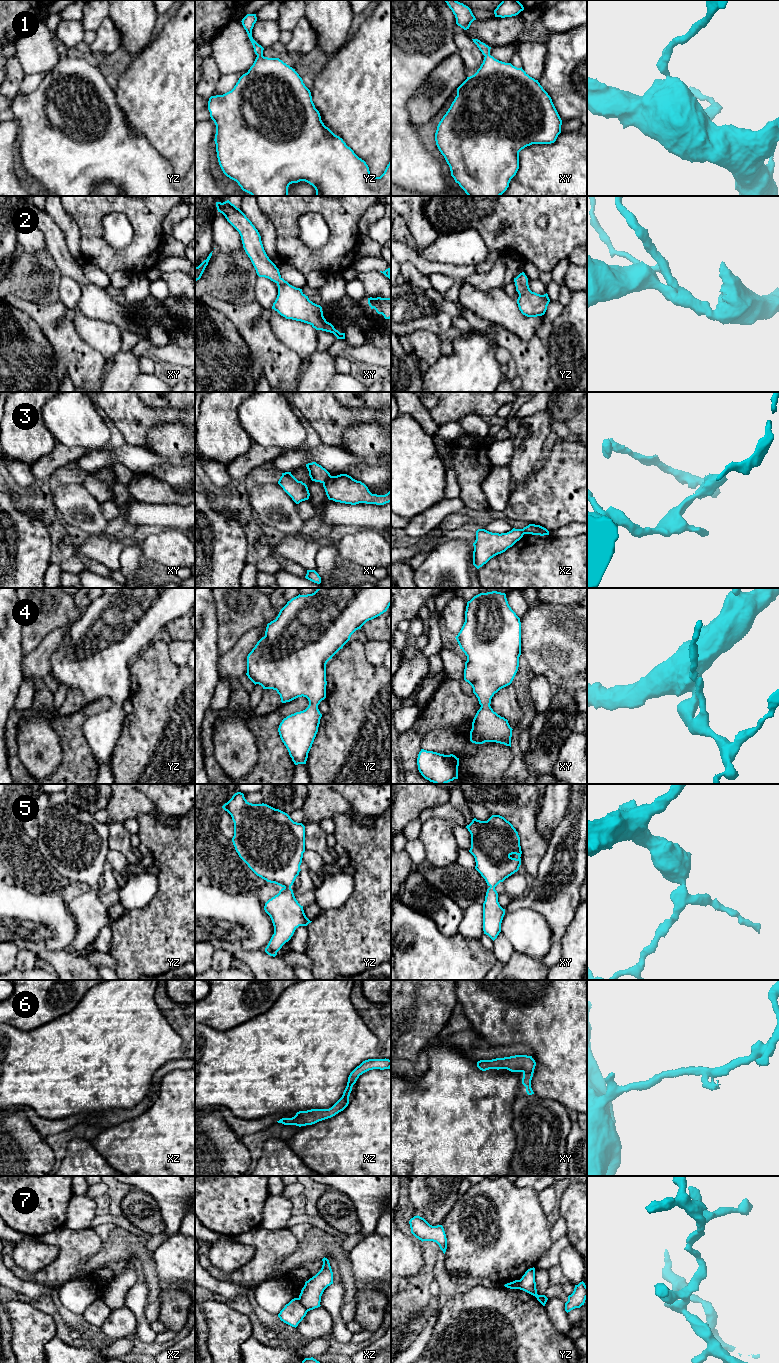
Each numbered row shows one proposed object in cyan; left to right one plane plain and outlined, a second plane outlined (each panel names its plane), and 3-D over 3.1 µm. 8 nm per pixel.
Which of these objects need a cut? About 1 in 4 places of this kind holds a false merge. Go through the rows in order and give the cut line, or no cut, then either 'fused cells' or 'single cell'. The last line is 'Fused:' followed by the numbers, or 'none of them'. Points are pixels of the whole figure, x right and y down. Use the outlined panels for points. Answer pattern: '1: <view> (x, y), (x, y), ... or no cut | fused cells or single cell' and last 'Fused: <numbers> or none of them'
1: no cut | single cell
2: no cut | single cell
3: xy (330, 475), (323, 483) | fused cells
4: no cut | single cell
5: no cut | single cell
6: no cut | single cell
7: xz (297, 1298), (308, 1310) | fused cells
Fused: 3, 7

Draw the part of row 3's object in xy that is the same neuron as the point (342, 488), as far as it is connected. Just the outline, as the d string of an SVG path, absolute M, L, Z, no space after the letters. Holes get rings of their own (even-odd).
M347 474L330 476L324 483L326 495L335 502L356 505L359 503L384 505L391 502L391 491L385 495L372 494L361 481Z

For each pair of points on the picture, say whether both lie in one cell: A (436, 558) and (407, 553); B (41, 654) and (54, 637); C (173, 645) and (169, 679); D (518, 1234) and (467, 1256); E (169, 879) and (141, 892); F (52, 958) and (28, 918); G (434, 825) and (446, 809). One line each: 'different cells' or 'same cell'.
A: different cells
B: same cell
C: different cells
D: same cell
E: different cells
F: different cells
G: different cells

